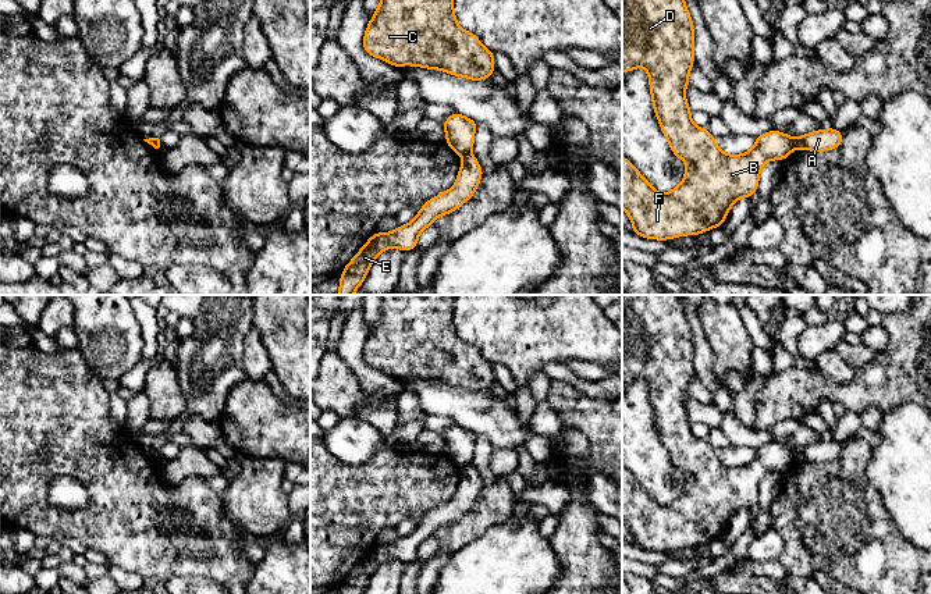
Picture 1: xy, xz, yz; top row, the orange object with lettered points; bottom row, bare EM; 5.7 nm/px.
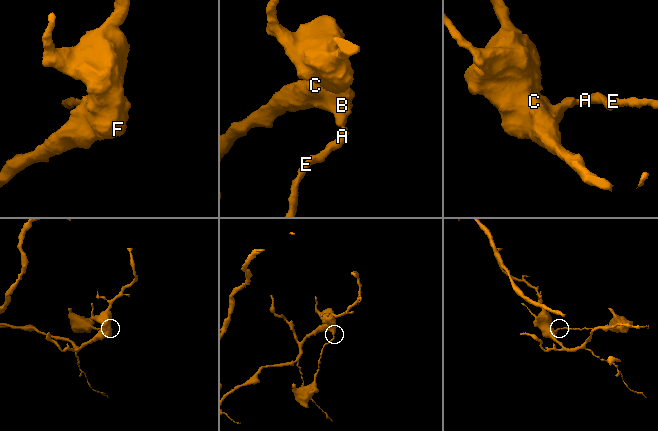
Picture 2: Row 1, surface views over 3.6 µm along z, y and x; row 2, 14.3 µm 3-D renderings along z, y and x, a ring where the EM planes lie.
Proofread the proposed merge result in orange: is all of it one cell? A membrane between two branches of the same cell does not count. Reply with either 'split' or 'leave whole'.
split

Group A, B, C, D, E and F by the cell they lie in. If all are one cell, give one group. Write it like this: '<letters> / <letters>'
A E / B C D F

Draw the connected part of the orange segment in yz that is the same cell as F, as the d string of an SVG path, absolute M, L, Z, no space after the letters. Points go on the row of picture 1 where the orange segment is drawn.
M622 0L622 71L647 70L654 114L672 153L687 164L683 181L669 193L660 193L622 156L622 207L633 224L630 232L647 239L667 241L721 227L738 199L757 192L763 166L770 160L788 159L793 150L789 135L770 131L757 136L747 153L725 154L706 128L692 122L685 90L694 63L693 45L693 21L685 0Z

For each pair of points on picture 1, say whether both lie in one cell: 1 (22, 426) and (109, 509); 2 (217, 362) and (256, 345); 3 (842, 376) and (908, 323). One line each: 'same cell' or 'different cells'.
1: same cell
2: different cells
3: different cells

